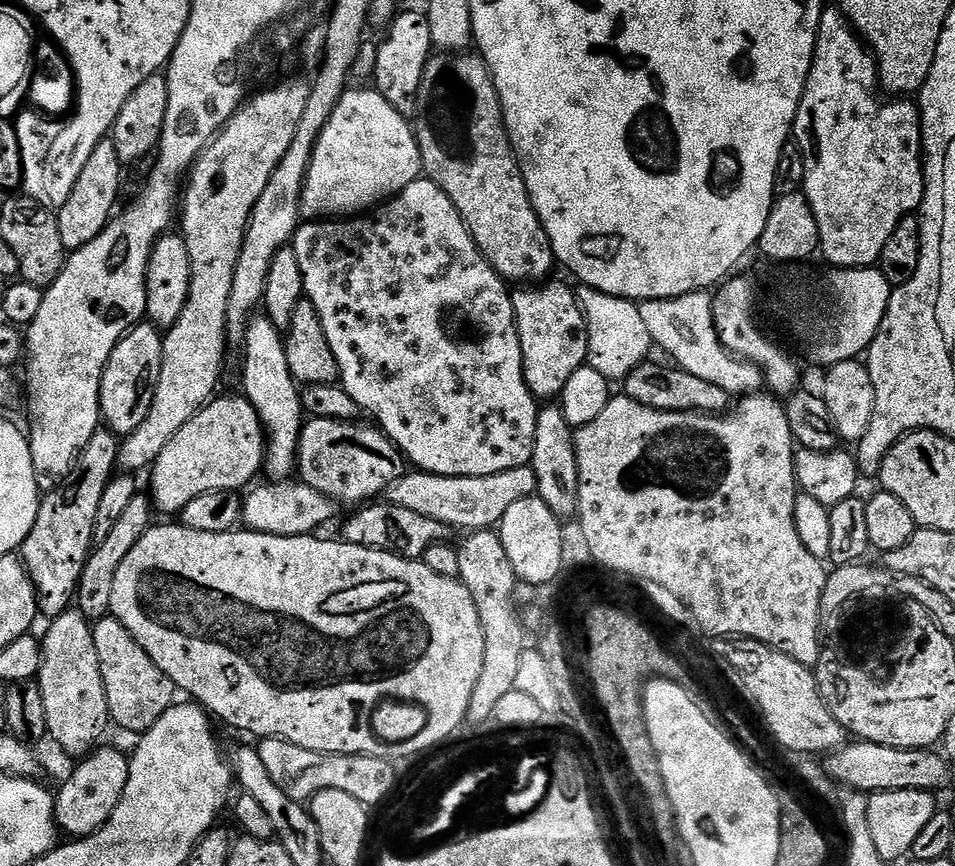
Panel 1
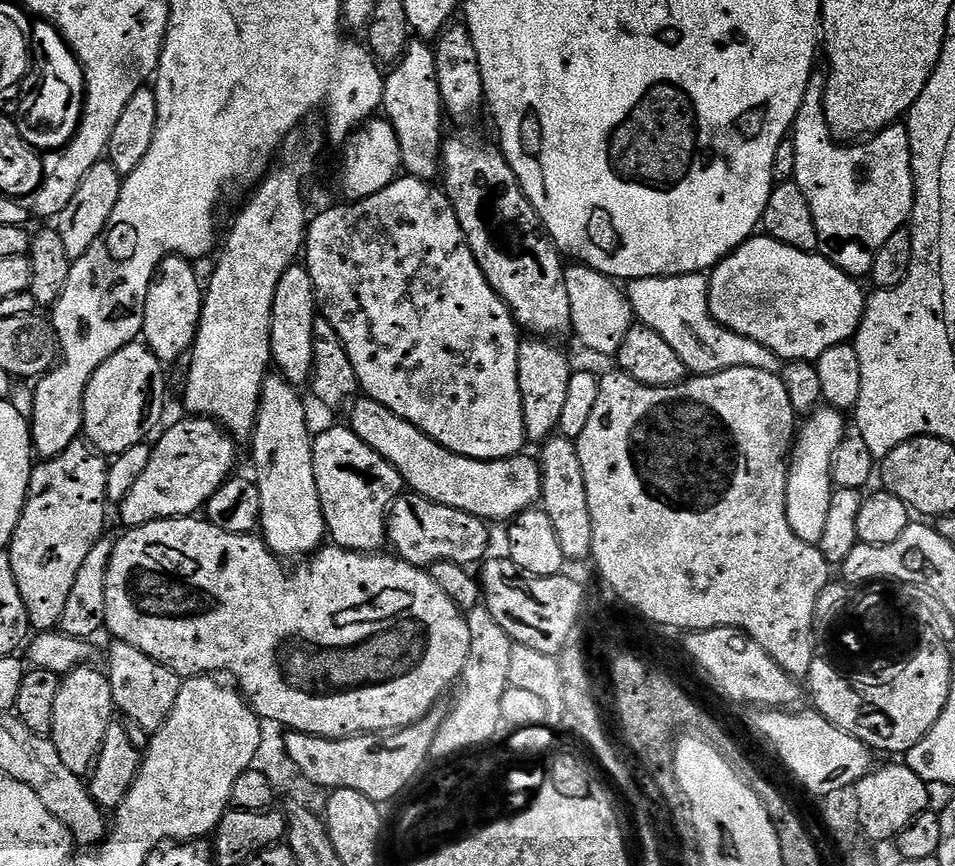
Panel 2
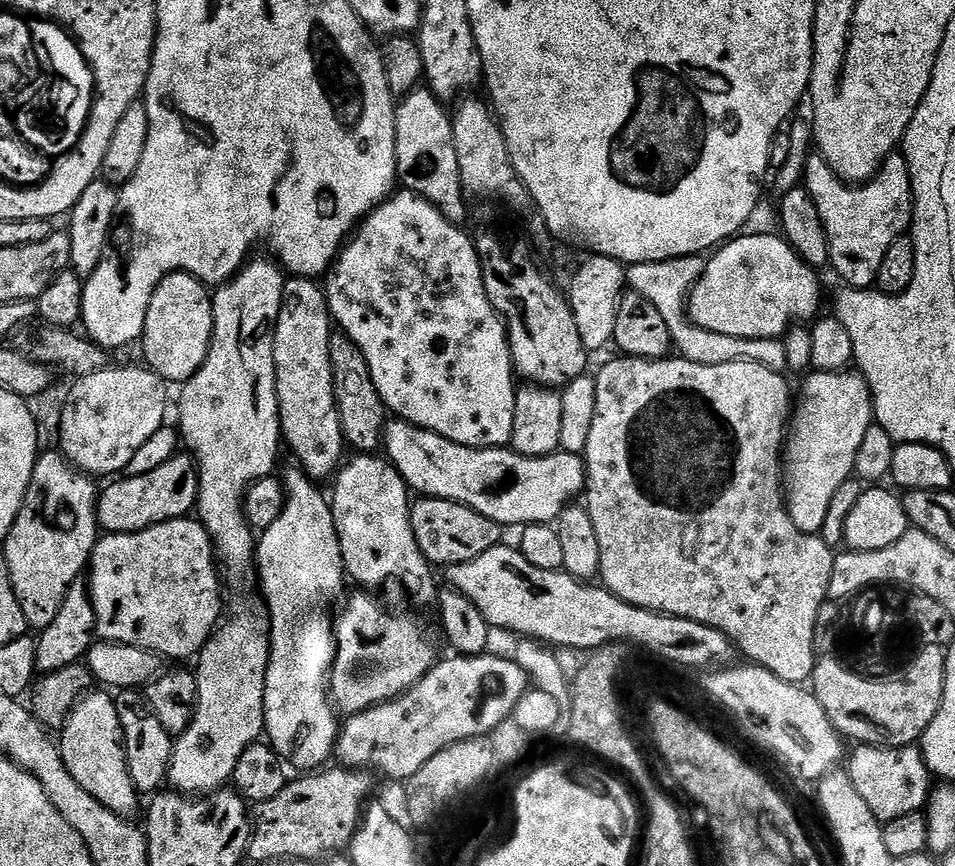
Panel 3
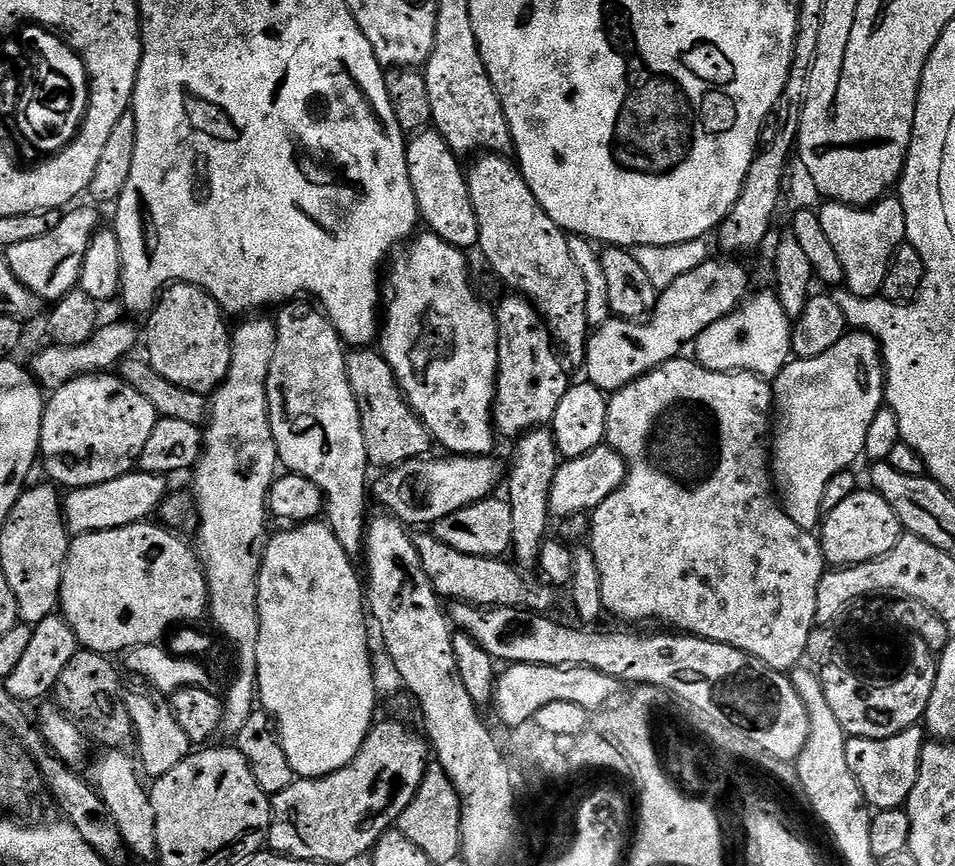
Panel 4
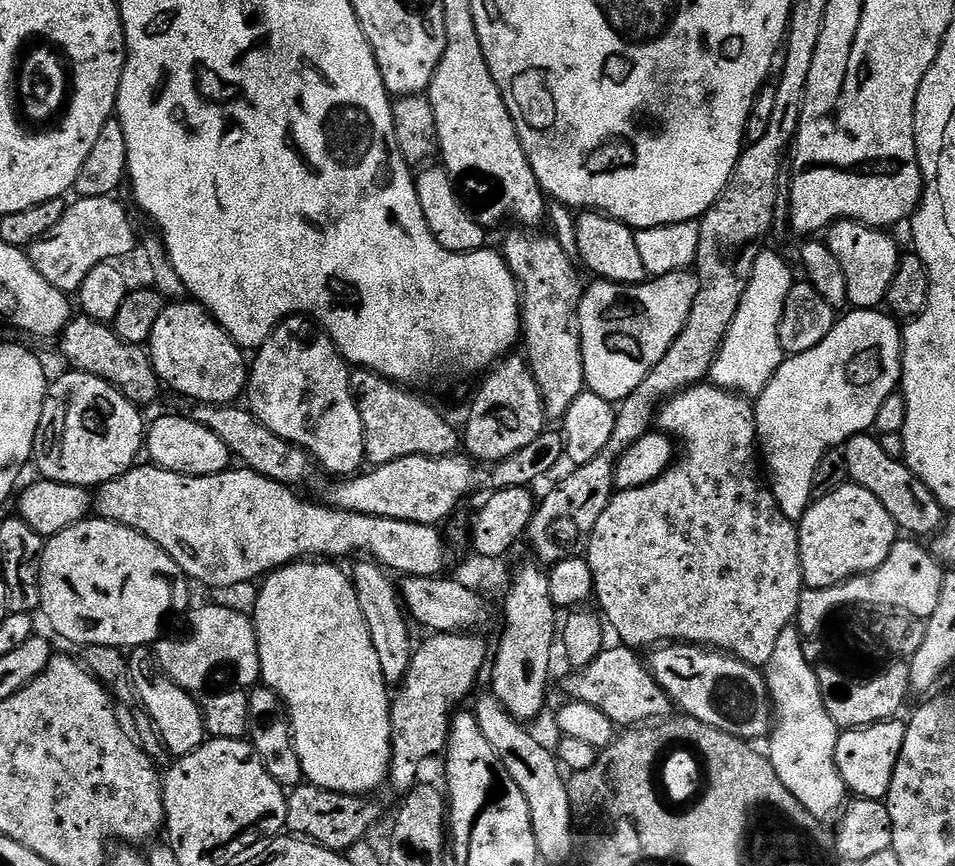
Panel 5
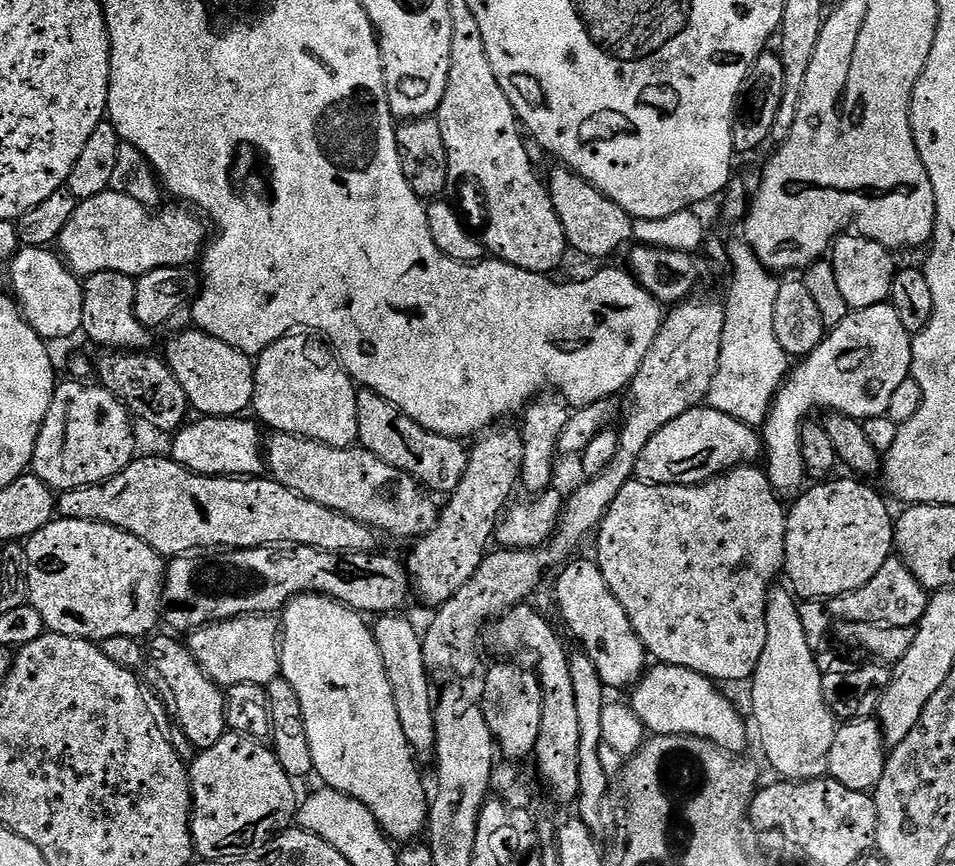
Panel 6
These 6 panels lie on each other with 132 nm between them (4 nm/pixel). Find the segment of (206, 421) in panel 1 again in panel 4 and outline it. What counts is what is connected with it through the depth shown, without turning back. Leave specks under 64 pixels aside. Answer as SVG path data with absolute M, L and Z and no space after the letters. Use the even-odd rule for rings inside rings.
M133 470L118 478L110 478L110 482L98 482L98 486L73 488L63 497L62 511L64 522L73 537L102 530L114 530L122 526L139 524L147 521L148 516L157 511L169 495L170 488L163 475L159 472Z

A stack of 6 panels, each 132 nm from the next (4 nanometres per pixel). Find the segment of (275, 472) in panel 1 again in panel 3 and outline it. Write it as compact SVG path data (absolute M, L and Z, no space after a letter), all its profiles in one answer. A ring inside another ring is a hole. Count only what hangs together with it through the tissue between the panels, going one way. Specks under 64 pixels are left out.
M296 466L282 476L282 483L288 495L284 509L266 531L259 533L254 557L259 583L264 583L270 621L268 666L264 671L264 731L267 743L285 765L304 768L300 770L320 770L329 763L328 759L333 759L338 735L338 712L330 699L328 667L334 664L332 603L346 585L346 573L329 497L325 493L323 496L312 477Z

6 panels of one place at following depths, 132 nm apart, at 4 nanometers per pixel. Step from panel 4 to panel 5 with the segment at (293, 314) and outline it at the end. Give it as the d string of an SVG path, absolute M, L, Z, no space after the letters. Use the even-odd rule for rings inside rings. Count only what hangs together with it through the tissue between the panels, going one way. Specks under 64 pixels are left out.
M300 318L281 320L270 338L255 353L256 361L251 361L246 404L252 415L258 417L267 428L274 430L278 438L304 449L319 467L321 464L326 471L333 472L333 477L355 476L361 471L360 463L363 465L366 457L362 414L358 414L356 400L352 397L350 368L328 335L320 330L312 332L311 327L311 323ZM367 558L357 559L357 564L350 568L352 584L358 594L358 606L362 610L362 618L366 618L366 626L370 629L370 642L374 642L374 650L378 654L378 663L382 666L384 681L389 686L399 686L404 682L404 675L412 661L414 640L408 629L409 617L402 603L398 584L393 577L376 561Z

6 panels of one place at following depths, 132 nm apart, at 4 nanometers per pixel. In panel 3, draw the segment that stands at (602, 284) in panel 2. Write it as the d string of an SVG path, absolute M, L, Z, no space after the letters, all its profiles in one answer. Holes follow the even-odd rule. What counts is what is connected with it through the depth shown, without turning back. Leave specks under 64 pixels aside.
M683 256L680 259L663 260L662 262L646 262L645 264L627 265L627 287L633 292L642 294L662 318L666 318L666 326L672 335L672 342L677 352L683 359L698 362L706 366L725 364L735 360L753 360L767 368L777 370L785 367L784 349L780 346L758 346L754 340L739 340L730 338L726 334L714 334L693 325L686 312L686 299L693 285L704 273L707 259L699 256Z

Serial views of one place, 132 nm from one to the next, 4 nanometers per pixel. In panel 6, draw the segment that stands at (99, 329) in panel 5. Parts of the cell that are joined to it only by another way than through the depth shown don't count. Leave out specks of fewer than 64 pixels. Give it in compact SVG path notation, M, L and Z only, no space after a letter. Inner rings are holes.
M108 350L104 357L94 364L94 372L100 387L114 394L123 402L125 408L137 421L145 420L152 428L160 432L175 434L184 427L189 419L190 405L186 398L186 390L182 390L182 382L174 378L170 366L163 359L147 356L147 351L125 352Z

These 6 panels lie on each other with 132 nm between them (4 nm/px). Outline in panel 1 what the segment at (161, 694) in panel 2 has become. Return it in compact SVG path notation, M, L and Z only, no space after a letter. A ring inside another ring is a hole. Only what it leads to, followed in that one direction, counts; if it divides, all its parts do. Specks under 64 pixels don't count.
M107 615L102 620L92 624L94 634L94 646L98 650L98 666L102 666L102 682L106 686L106 702L108 703L108 715L111 723L120 728L125 728L128 732L143 734L149 732L166 714L166 710L171 708L178 696L178 689L158 666L134 642L134 638L112 615Z

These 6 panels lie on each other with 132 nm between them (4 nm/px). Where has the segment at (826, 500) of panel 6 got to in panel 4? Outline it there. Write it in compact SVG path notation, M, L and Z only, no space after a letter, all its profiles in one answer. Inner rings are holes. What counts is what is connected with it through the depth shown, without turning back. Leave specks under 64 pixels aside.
M857 490L850 494L850 498L842 498L834 510L830 510L818 528L820 548L824 552L824 559L832 566L847 566L870 562L882 554L890 554L894 546L898 546L902 529L898 514L878 493L871 490Z

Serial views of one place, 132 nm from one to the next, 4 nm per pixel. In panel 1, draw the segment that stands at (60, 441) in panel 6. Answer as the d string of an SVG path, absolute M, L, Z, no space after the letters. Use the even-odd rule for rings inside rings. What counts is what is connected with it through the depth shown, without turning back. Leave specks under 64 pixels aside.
M151 322L137 324L114 346L100 383L100 414L103 423L117 437L130 435L142 426L142 422L146 422L146 414L150 414L154 390L158 386L158 374L162 374L163 349L161 329Z

